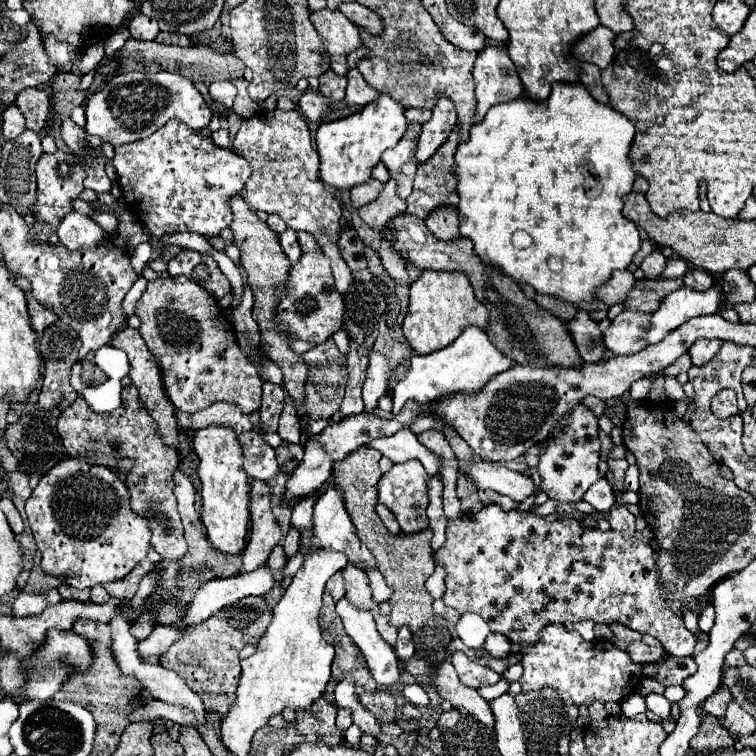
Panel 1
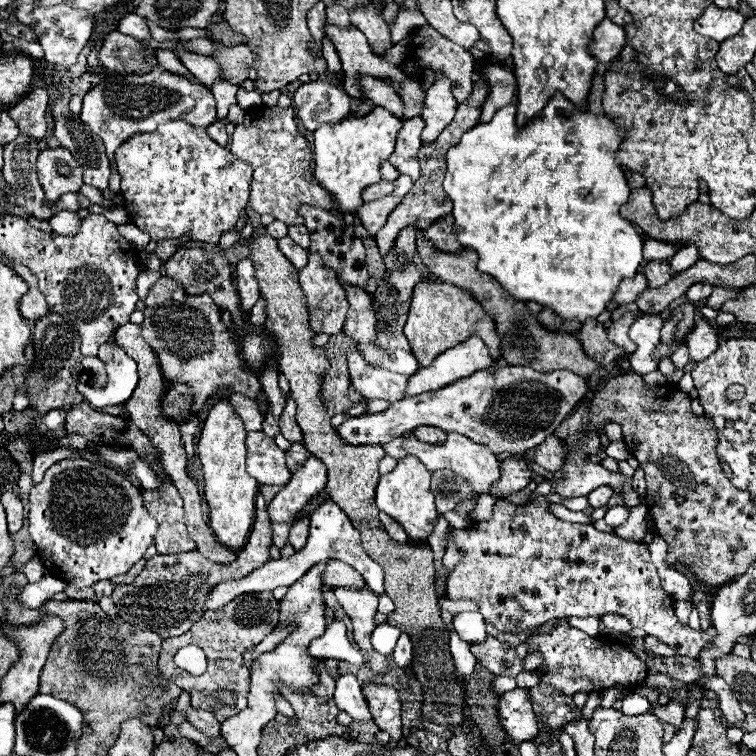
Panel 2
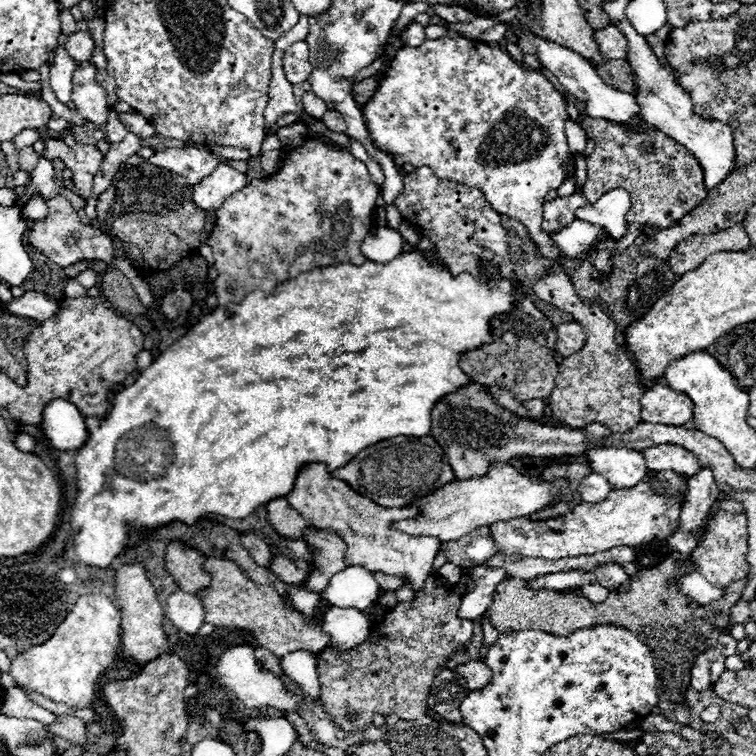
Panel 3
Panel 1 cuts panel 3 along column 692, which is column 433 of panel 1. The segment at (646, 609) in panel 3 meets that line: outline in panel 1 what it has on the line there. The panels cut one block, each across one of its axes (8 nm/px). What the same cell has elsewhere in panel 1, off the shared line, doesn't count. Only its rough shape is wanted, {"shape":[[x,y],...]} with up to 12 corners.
{"shape":[[380,452],[334,466],[358,538],[394,590],[390,624],[416,654],[446,660],[452,636],[424,588],[432,530],[394,536],[378,504]]}

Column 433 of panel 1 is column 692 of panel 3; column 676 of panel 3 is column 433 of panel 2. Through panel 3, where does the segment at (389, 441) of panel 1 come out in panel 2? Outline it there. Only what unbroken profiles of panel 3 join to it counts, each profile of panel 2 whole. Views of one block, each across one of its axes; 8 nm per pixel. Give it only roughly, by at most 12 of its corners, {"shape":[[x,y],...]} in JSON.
{"shape":[[414,432],[382,444],[396,460],[416,456],[430,472],[448,468],[488,494],[500,462],[488,448],[448,432],[442,446]]}

